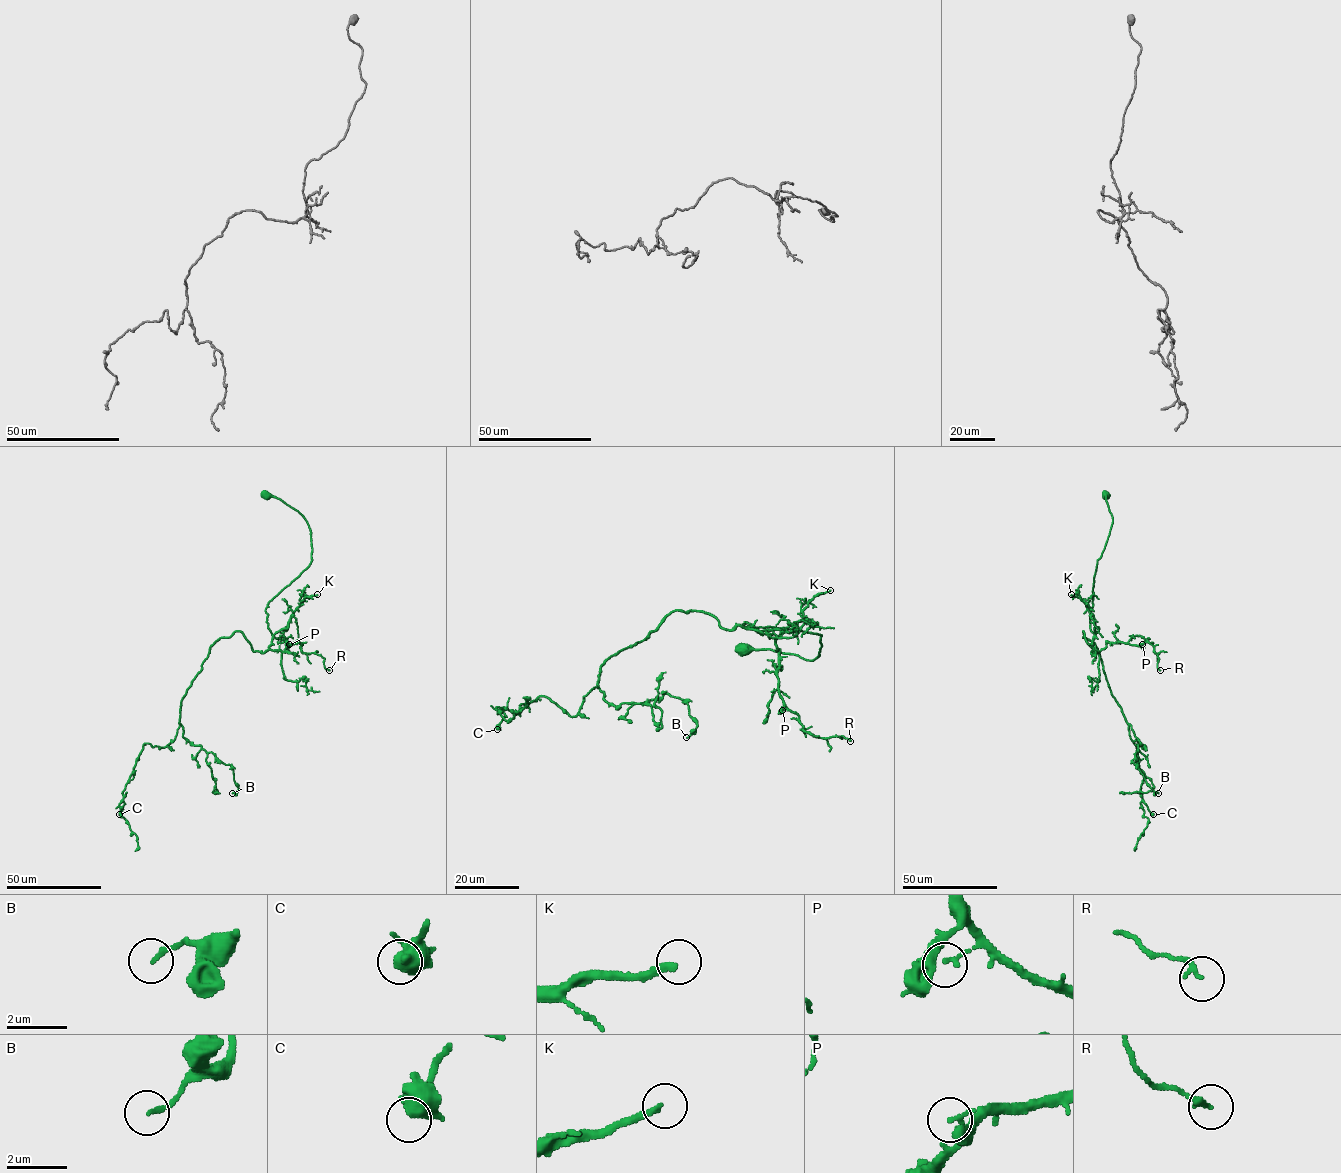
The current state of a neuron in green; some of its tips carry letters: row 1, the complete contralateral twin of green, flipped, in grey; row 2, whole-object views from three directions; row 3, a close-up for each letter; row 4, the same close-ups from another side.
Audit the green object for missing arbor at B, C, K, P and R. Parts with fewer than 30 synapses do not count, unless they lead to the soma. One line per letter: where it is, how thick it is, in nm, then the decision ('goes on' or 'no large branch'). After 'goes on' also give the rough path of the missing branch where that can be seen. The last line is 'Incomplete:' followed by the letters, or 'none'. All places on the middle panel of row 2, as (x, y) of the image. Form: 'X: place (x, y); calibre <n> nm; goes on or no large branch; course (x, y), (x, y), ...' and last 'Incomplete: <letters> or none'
B: place (686, 737); calibre 160 nm; no large branch
C: place (497, 729); calibre 650 nm; no large branch
K: place (830, 590); calibre 200 nm; goes on; course (830, 590), (849, 581), (859, 570), (863, 556), (887, 540)
P: place (782, 710); calibre 120 nm; no large branch
R: place (850, 741); calibre 180 nm; no large branch
Incomplete: K

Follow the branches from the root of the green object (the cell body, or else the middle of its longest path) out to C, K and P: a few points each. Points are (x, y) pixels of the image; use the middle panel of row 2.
C: (742, 649), (814, 660), (820, 635), (673, 610), (601, 666), (575, 716), (539, 696), (503, 707), (497, 729)
K: (742, 649), (814, 660), (818, 634), (742, 624), (782, 630), (830, 590)
P: (742, 649), (771, 649), (814, 660), (820, 635), (742, 624), (776, 636), (782, 710)

